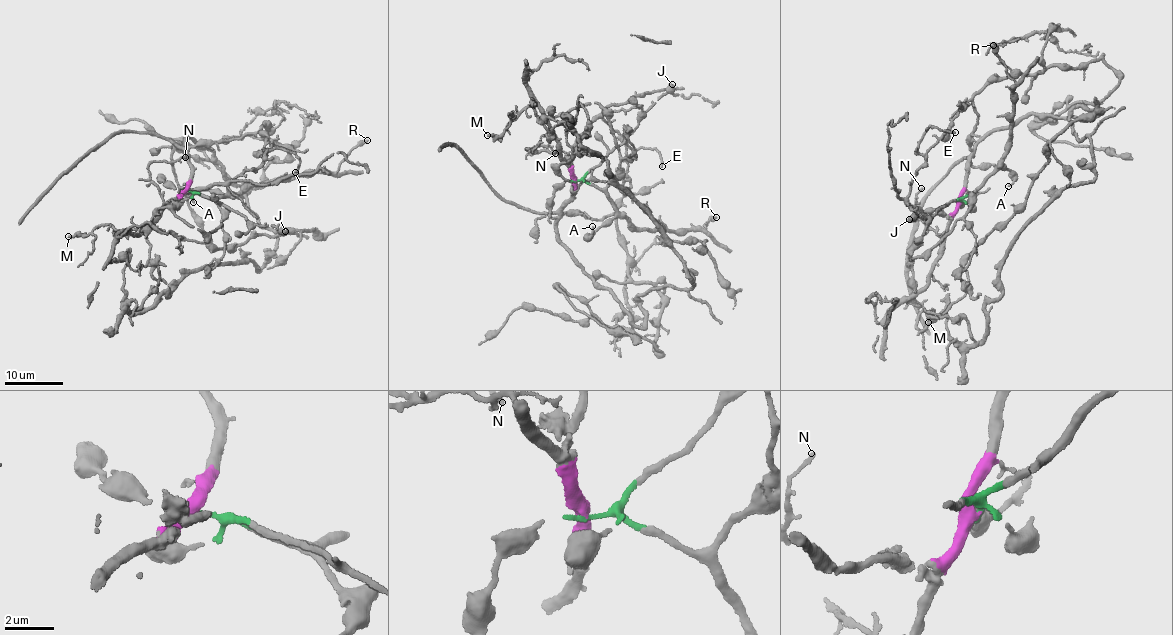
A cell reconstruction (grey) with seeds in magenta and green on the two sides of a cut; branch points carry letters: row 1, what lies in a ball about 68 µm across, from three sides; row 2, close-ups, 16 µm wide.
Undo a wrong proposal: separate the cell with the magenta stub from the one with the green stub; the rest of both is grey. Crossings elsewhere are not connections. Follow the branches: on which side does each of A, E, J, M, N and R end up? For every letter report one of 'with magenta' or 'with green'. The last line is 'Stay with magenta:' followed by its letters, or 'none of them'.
A: with green
E: with magenta
J: with green
M: with magenta
N: with magenta
R: with green
Stay with magenta: E, M, N

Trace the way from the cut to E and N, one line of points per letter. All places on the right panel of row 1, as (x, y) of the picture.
E: (961, 202), (950, 213), (924, 214), (907, 200), (925, 160), (918, 147), (926, 130), (930, 125), (955, 133)
N: (961, 202), (942, 236), (920, 220), (914, 211), (915, 198), (922, 187)

